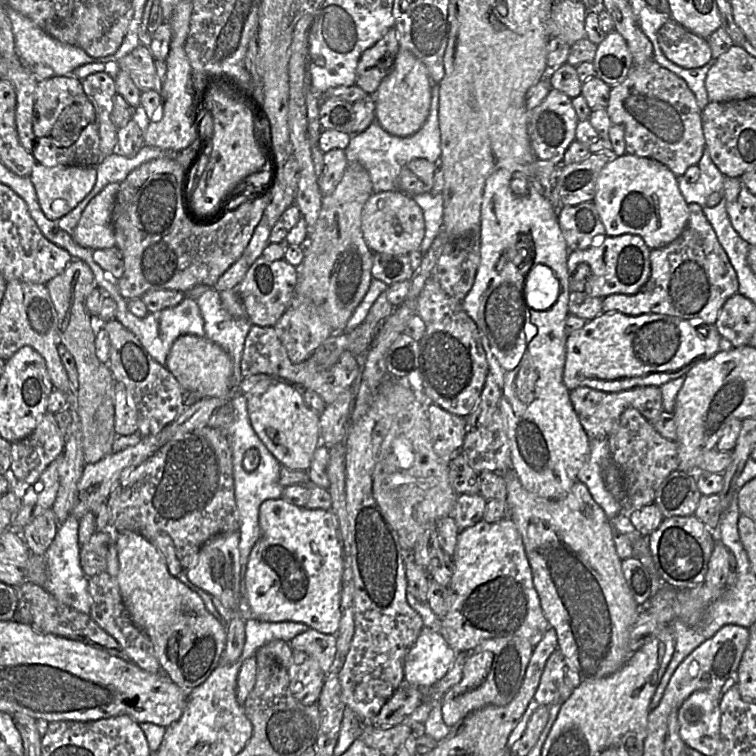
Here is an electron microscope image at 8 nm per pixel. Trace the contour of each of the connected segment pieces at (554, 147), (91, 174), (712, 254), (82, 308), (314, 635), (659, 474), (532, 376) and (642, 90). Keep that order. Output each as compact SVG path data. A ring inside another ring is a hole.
M551 88L542 103L529 113L528 134L535 156L555 165L561 165L565 151L576 138L578 121L572 99L563 92Z
M36 164L30 174L41 210L49 220L58 221L71 212L93 189L97 179L96 167L55 166L52 168Z
M690 203L688 209L689 219L681 234L666 246L650 249L647 282L633 295L612 294L603 298L602 312L620 312L628 316L664 314L687 320L692 325L715 324L724 303L738 291L737 275L700 205Z
M73 259L62 273L60 273L59 275L57 275L50 281L48 281L45 284L45 286L50 294L52 303L54 305L54 308L55 308L55 311L57 314L57 332L58 332L58 337L59 337L59 343L61 342L61 344L67 348L67 350L74 357L74 360L76 363L76 368L77 368L78 377L79 377L79 389L77 392L76 401L77 401L77 412L78 412L78 416L80 419L82 437L83 437L84 460L85 460L86 464L93 464L93 463L101 460L106 455L112 453L113 442L118 437L116 435L116 432L114 429L114 421L115 421L115 419L114 419L114 387L115 387L116 382L113 378L113 375L112 375L108 365L106 363L102 363L96 356L96 353L95 353L95 327L97 330L97 327L98 327L97 324L99 324L99 323L96 323L96 326L95 326L94 318L92 318L92 316L89 314L88 310L86 309L86 298L89 295L89 293L95 288L93 273L91 271L90 267L85 262L83 262L81 260Z
M309 628L295 636L289 644L293 651L305 652L314 658L323 672L328 674L337 651L335 635Z
M631 407L621 414L617 428L607 441L611 459L619 467L624 480L623 513L628 514L654 503L660 484L678 468L676 442L663 438L638 410Z
M501 168L493 172L487 179L484 185L482 204L481 204L481 224L480 224L480 264L477 269L474 284L468 292L467 296L462 300L462 305L465 312L475 322L482 346L486 353L488 362L488 372L490 372L499 388L500 400L499 410L503 414L506 422L507 435L510 443L512 471L519 479L522 486L529 492L538 497L546 499L560 499L563 498L571 489L572 485L578 480L577 475L580 469L584 466L589 458L590 446L589 437L587 436L583 426L579 422L577 414L574 411L573 405L570 401L570 391L563 383L563 370L566 359L566 338L565 323L568 312L569 288L567 259L569 256L569 248L566 244L565 238L561 231L558 221L558 211L556 211L550 202L542 194L542 187L540 182L535 178L528 178L527 194L517 195L511 189L511 179L514 172ZM535 264L547 266L554 274L559 283L559 293L556 302L545 311L537 311L530 308L525 298L525 281L526 276Z
M655 60L631 66L625 80L610 88L606 111L612 124L624 129L626 153L656 160L677 177L701 159L705 149L702 110L687 83Z

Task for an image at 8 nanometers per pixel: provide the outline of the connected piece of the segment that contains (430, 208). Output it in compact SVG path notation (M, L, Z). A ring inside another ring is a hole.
M430 192L410 195L421 207L425 224L425 234L420 246L422 254L426 253L434 239L442 232L443 228L443 196Z

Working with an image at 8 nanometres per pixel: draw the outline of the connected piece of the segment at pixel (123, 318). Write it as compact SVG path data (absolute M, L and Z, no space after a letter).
M105 287L104 289L117 305L115 319L131 331L150 356L161 365L165 366L169 351L179 336L192 334L198 337L205 337L204 323L199 306L195 300L189 297L184 297L175 307L166 308L154 313L148 312L144 318L138 318L127 309L127 300L122 296L117 296L116 299L108 288Z

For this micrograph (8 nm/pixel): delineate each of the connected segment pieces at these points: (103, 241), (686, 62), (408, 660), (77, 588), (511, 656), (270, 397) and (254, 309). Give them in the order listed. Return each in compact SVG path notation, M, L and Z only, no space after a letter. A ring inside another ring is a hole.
M119 183L108 184L84 209L70 235L78 245L92 251L115 246L112 214L119 187Z
M673 19L659 29L657 38L663 54L684 69L700 68L712 58L707 39L687 30Z
M423 627L405 657L403 684L424 690L431 688L450 670L455 655L438 631Z
M70 516L57 529L56 535L46 552L48 579L43 588L64 605L89 615L90 594L88 580L80 565L80 545L78 541L79 519Z
M520 637L492 638L482 641L470 652L462 679L441 697L444 723L452 727L471 712L485 706L506 706L517 695L533 652L533 646Z
M264 381L243 395L247 398L251 426L267 449L282 466L307 471L321 443L320 414L307 405L302 390L288 382Z
M260 256L249 267L238 285L237 293L243 303L246 318L253 326L273 327L289 307L297 283L296 267L284 259L267 260Z

